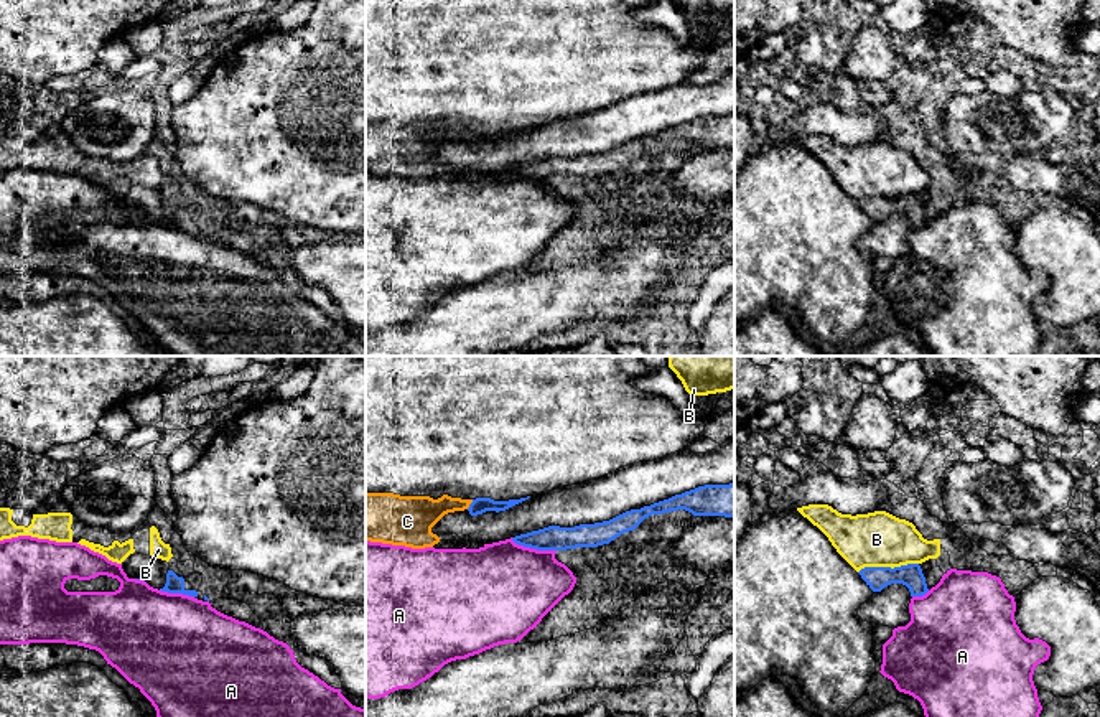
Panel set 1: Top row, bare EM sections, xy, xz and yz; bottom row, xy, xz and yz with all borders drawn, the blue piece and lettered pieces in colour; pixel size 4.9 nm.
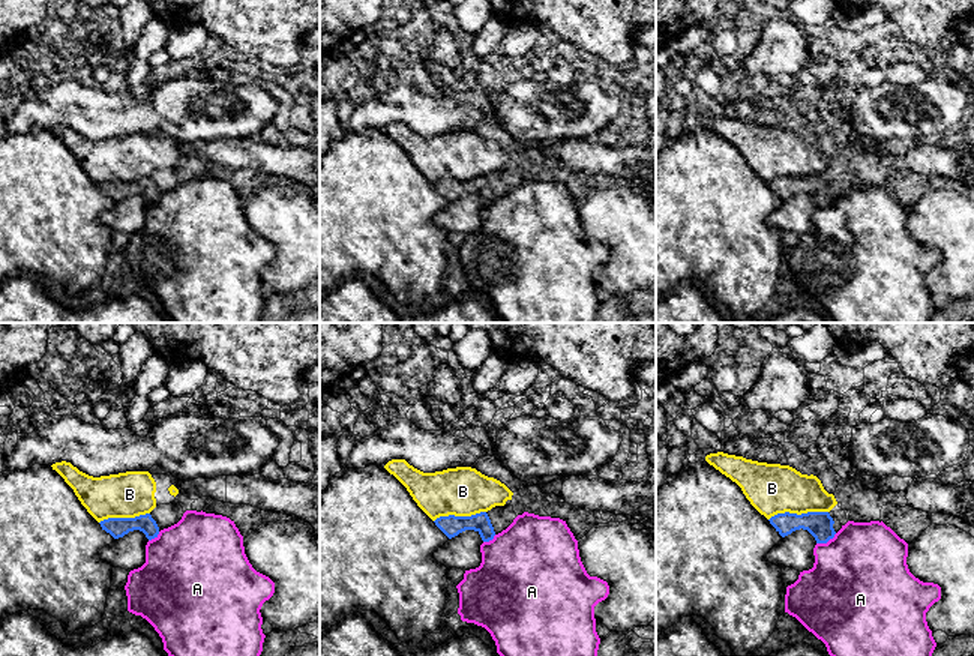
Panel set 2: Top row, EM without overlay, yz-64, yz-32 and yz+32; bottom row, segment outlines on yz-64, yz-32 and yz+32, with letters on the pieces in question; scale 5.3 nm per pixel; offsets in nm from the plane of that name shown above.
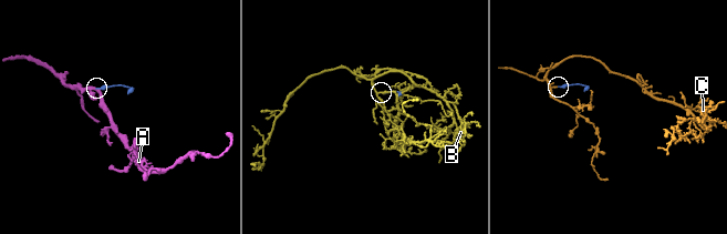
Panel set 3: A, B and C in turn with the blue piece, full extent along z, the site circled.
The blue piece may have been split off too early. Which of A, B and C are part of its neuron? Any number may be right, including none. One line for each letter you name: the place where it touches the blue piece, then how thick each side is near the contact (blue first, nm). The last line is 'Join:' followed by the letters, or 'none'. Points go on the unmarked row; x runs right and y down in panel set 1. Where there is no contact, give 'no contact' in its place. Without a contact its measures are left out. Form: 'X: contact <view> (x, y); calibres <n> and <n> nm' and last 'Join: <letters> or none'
C: contact xz (470, 135); calibres 80 and 180 nm
Join: C

